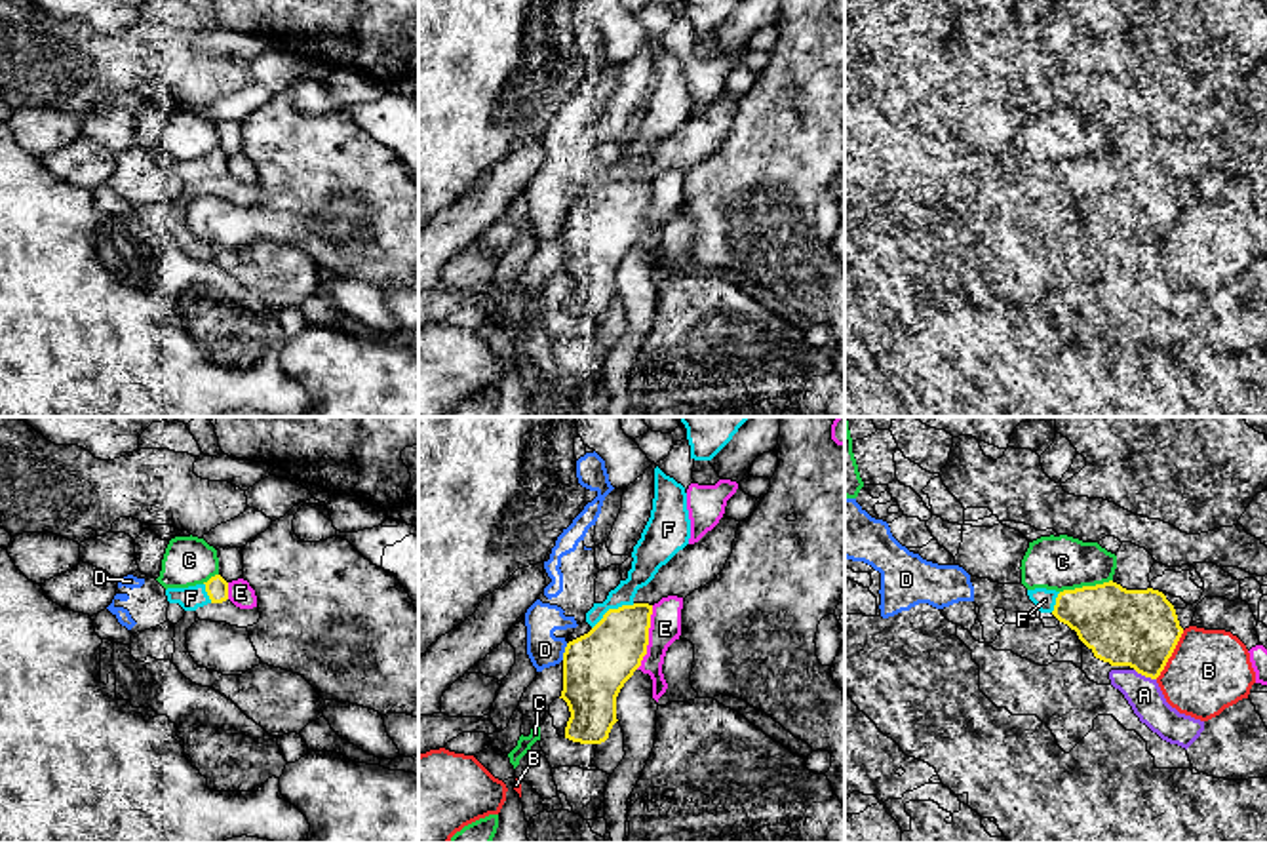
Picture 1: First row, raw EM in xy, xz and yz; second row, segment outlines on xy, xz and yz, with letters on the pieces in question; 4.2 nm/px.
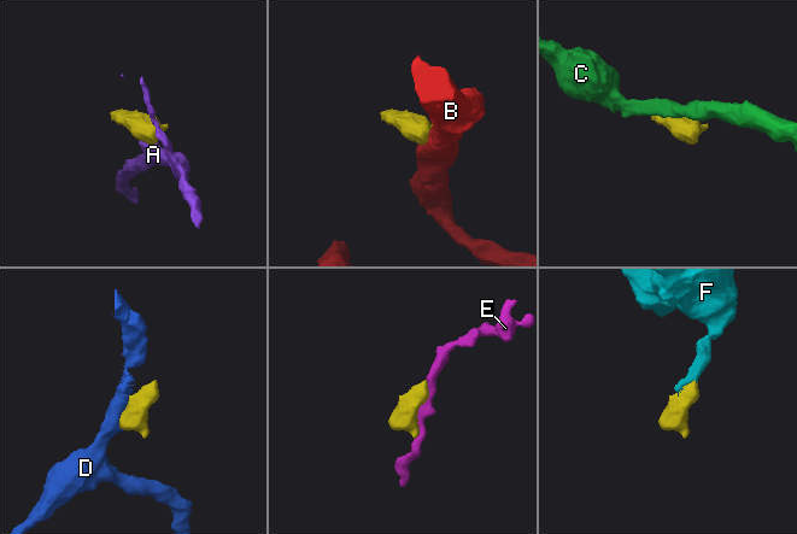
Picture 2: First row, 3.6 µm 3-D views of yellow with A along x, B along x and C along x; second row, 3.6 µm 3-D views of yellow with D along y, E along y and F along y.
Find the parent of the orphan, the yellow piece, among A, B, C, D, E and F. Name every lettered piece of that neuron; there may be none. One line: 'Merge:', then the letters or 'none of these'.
Merge: F

